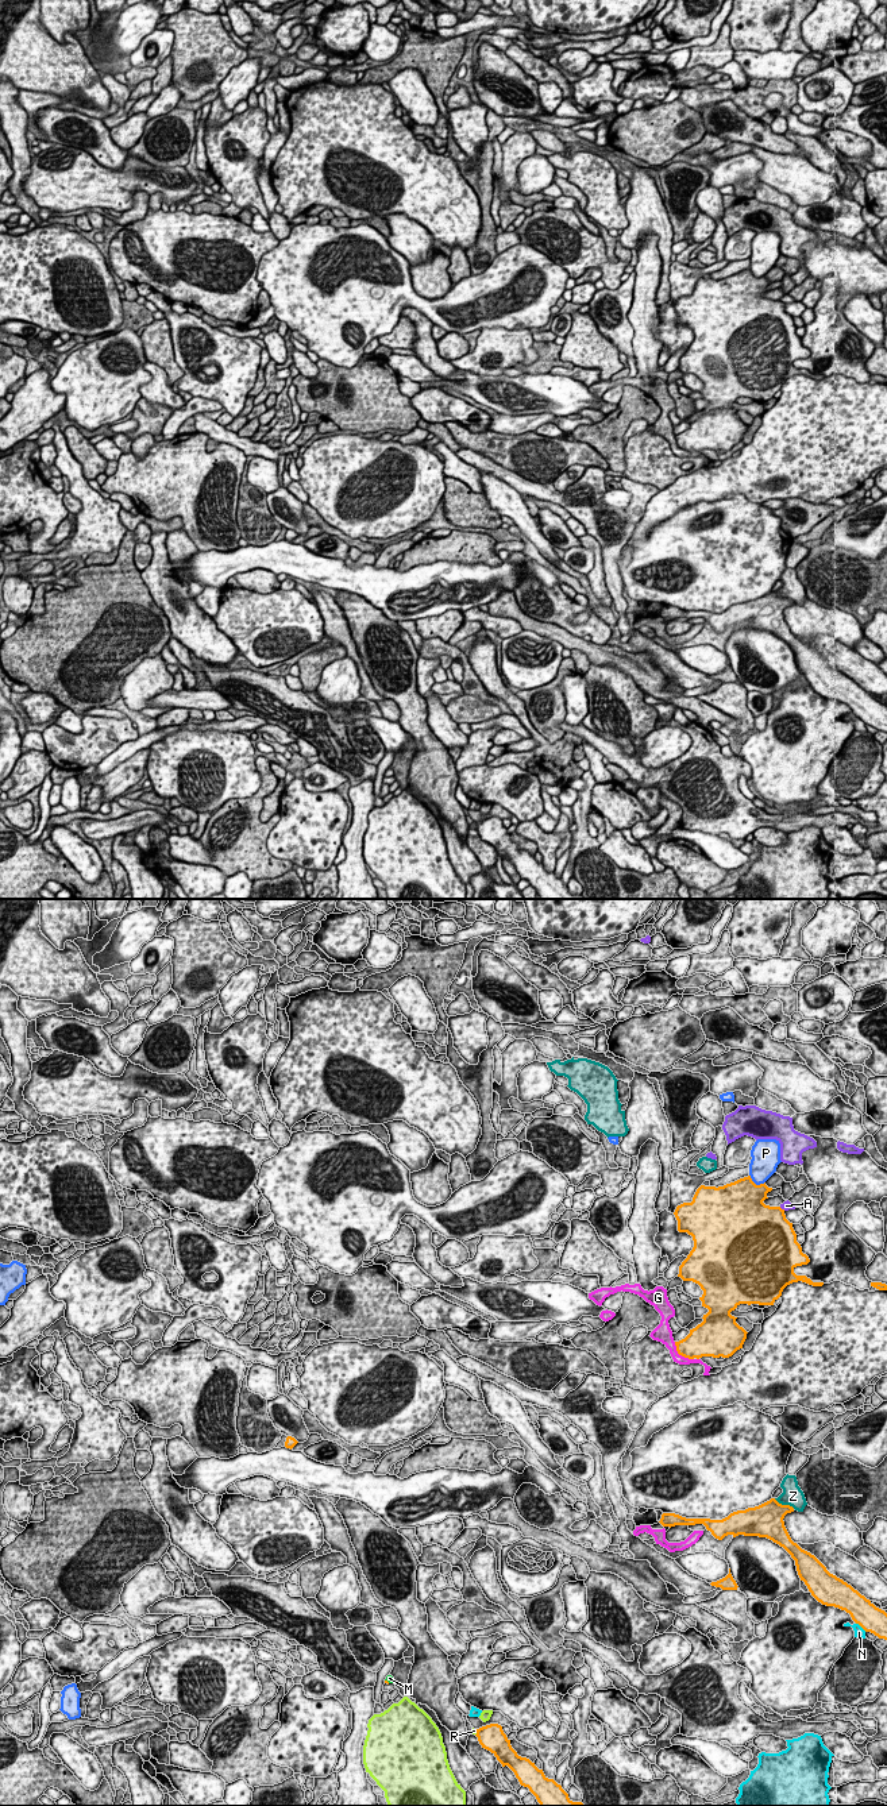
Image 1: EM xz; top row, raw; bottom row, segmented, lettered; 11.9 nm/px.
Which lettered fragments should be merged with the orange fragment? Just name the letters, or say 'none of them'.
M

